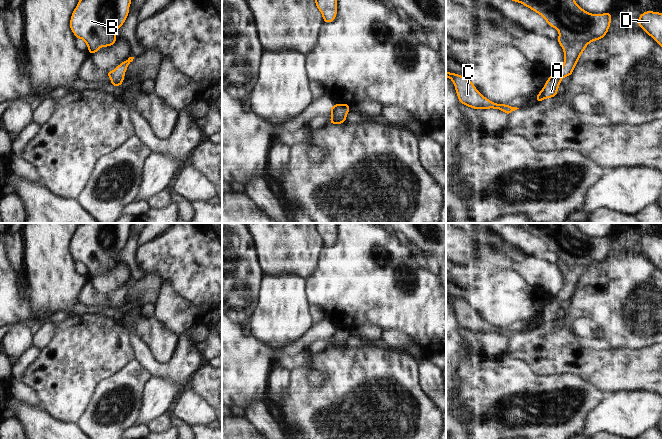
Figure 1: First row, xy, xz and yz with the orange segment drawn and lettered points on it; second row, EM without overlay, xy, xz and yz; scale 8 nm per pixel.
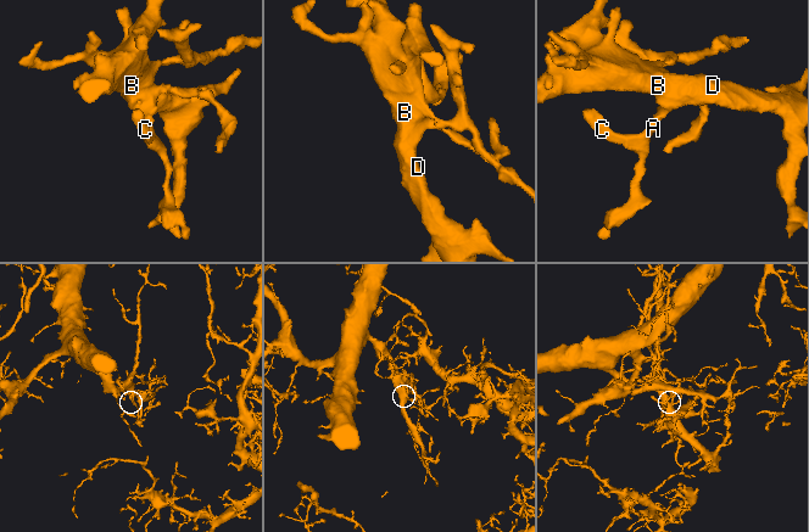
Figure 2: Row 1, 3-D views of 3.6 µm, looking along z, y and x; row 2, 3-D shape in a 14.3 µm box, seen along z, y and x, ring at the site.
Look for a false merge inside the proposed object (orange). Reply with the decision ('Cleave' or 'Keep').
Keep.

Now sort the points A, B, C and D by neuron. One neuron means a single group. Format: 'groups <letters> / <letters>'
groups A B C D

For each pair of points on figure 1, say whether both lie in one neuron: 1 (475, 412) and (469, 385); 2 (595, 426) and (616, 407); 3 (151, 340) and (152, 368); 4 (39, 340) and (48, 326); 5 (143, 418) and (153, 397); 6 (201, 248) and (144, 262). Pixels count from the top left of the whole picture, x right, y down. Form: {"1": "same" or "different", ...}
{"1": "same", "2": "same", "3": "different", "4": "same", "5": "same", "6": "same"}

